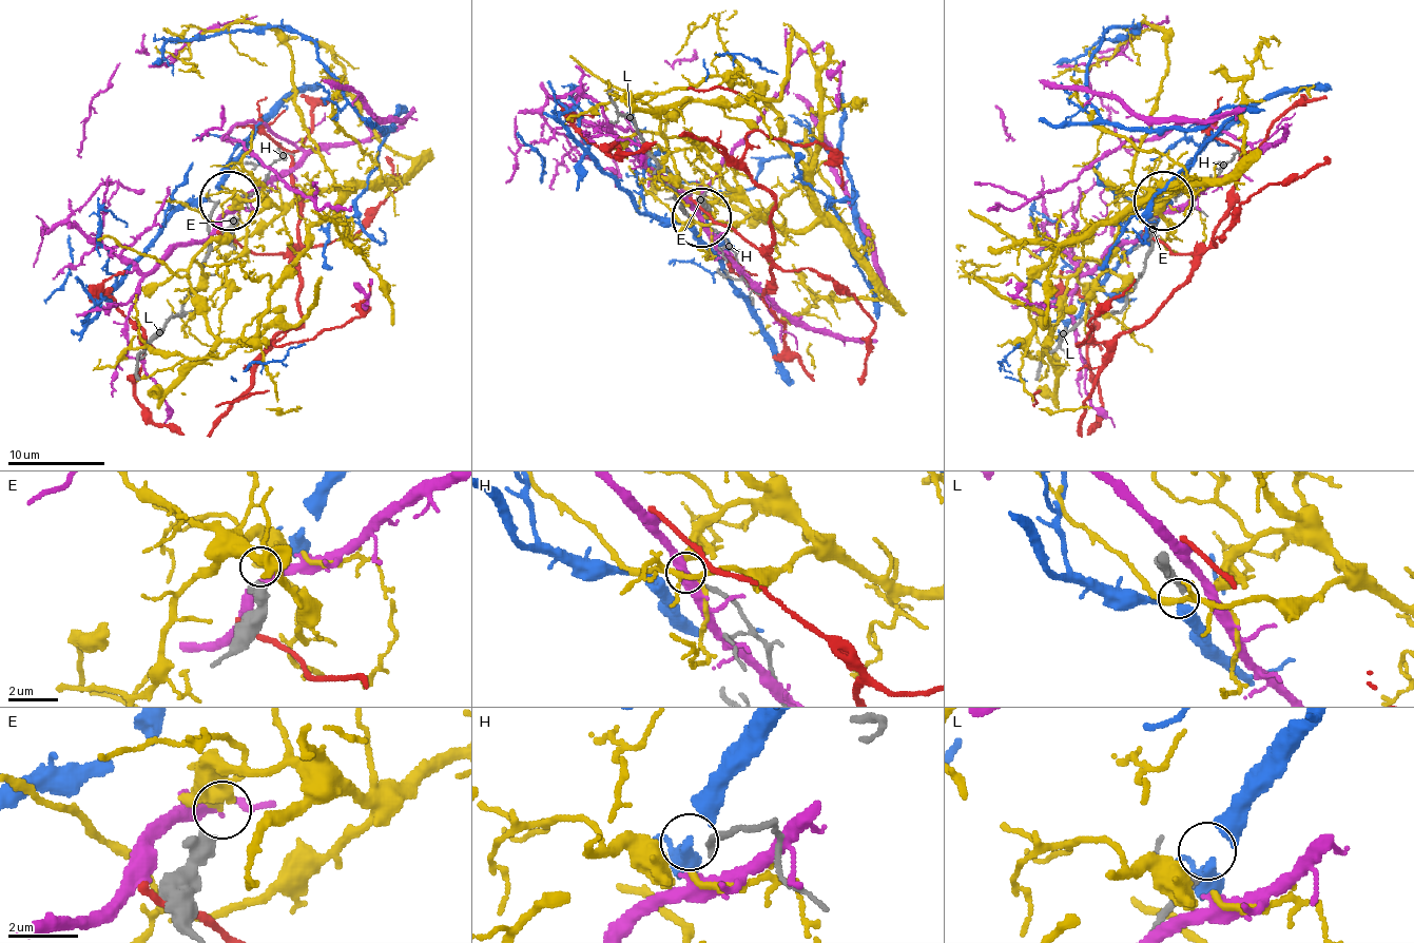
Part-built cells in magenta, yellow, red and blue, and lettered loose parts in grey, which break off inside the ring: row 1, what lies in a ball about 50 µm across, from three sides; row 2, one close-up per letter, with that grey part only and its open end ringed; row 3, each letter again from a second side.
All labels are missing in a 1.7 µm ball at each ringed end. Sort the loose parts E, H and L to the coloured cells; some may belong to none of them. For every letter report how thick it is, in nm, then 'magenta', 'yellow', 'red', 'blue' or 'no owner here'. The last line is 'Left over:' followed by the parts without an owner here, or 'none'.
E: 500 nm | no owner here
H: 190 nm | yellow
L: 180 nm | blue
Left over: E

